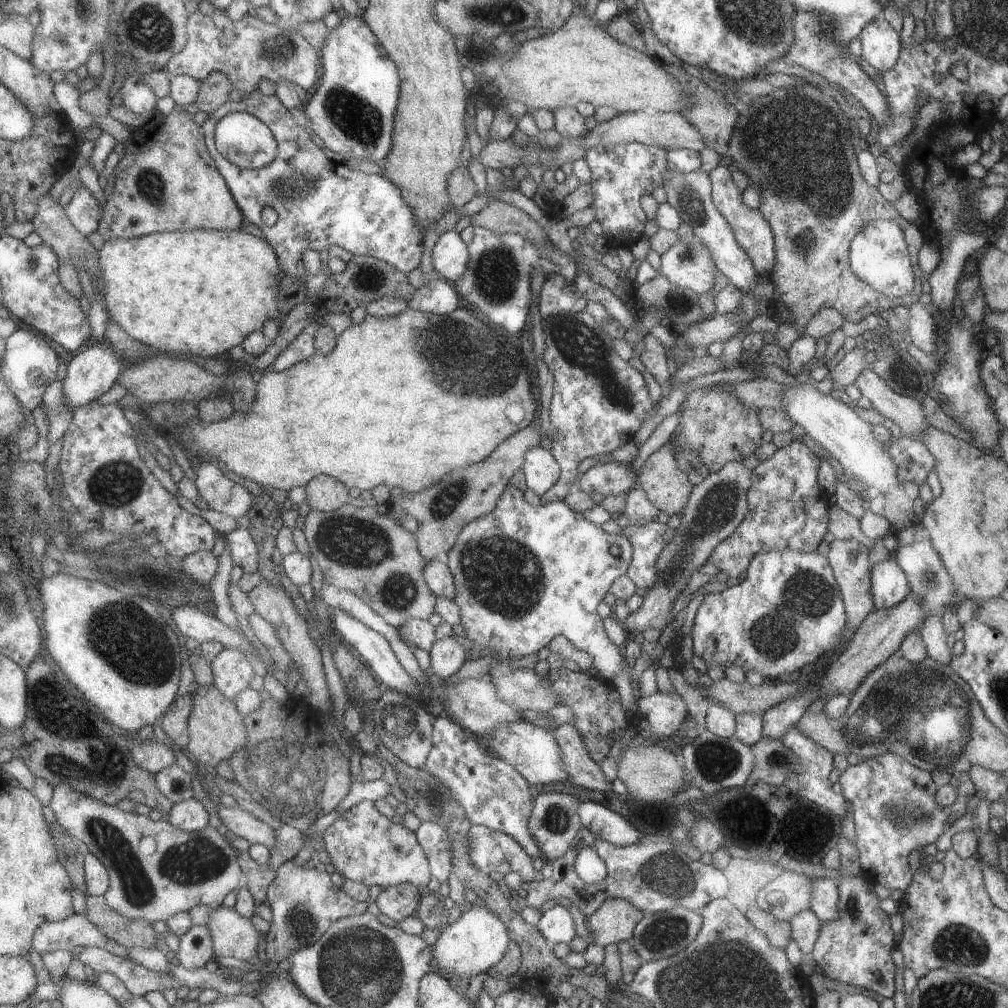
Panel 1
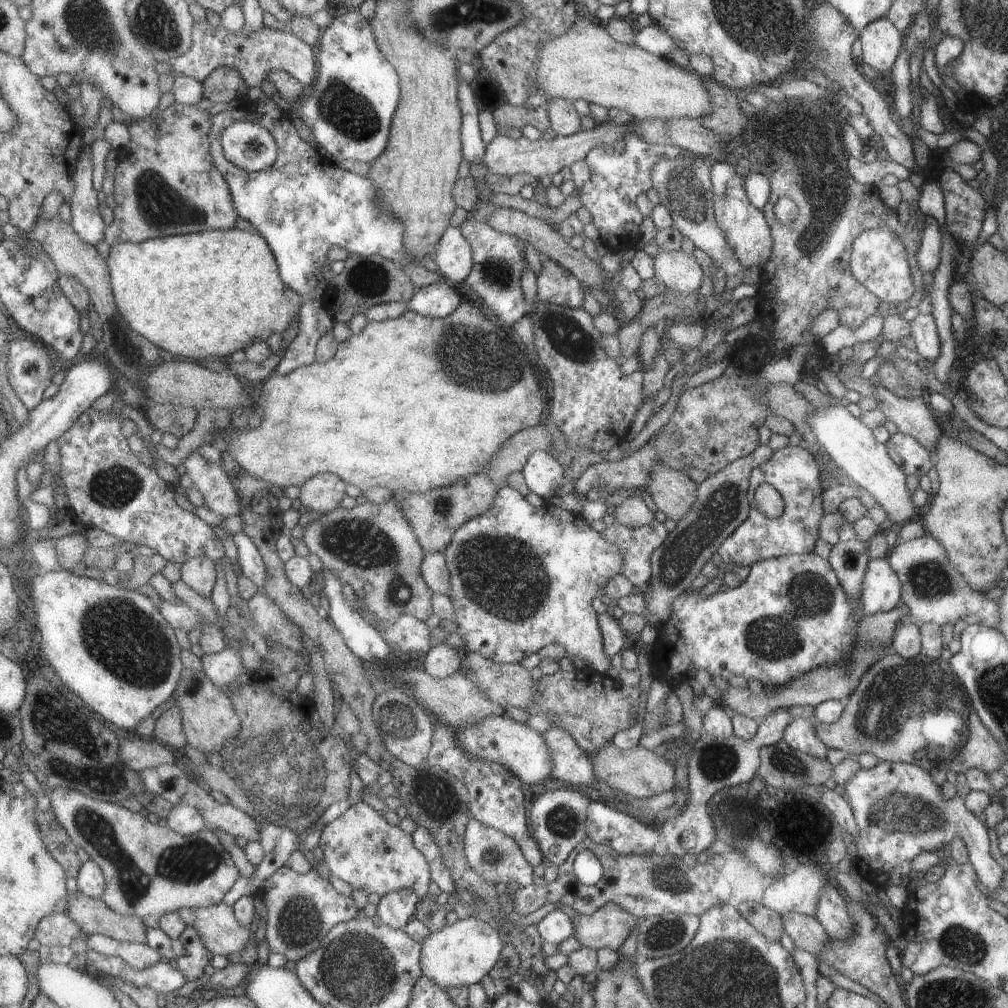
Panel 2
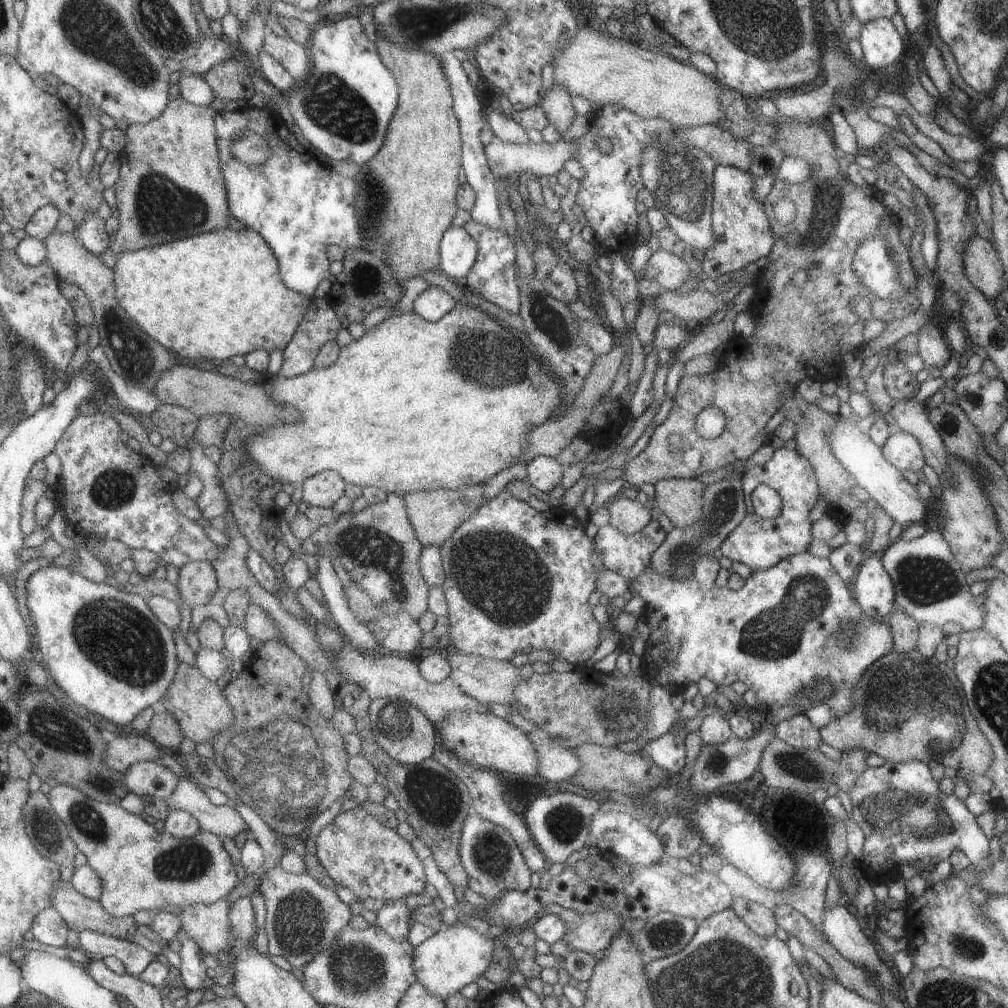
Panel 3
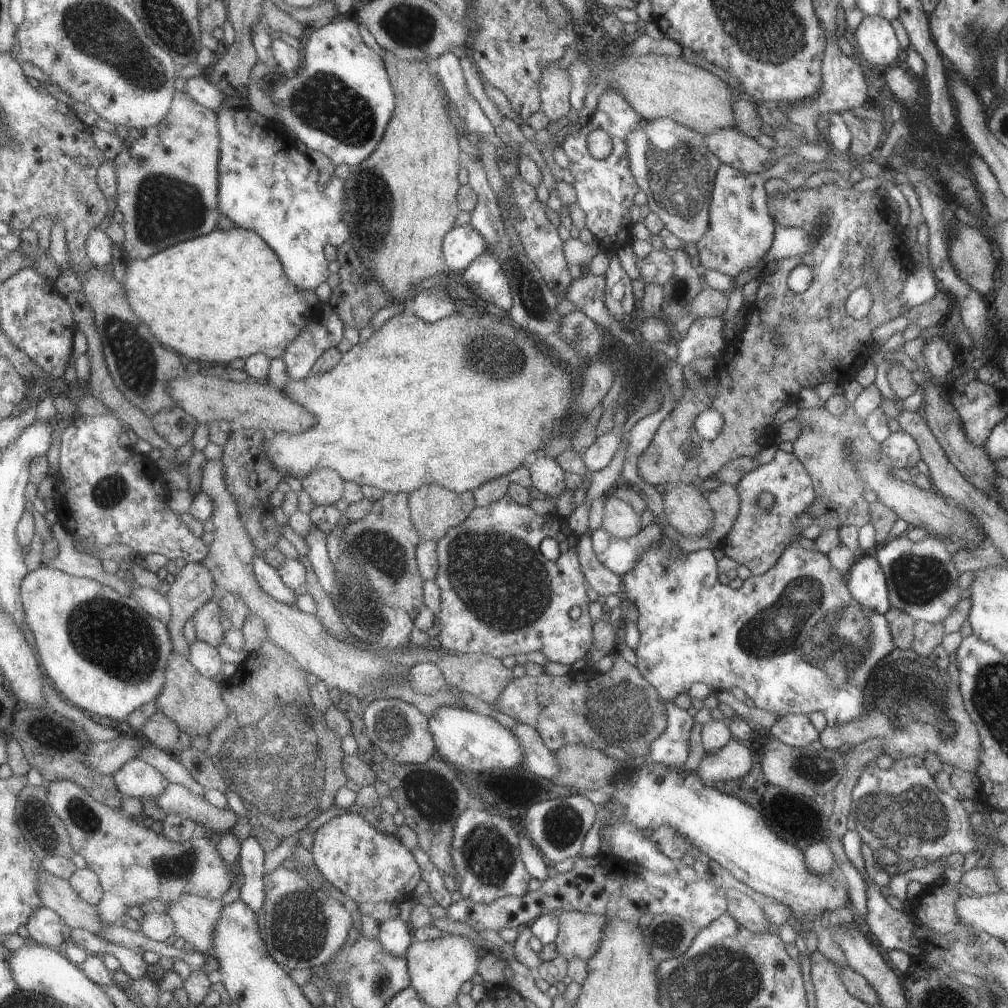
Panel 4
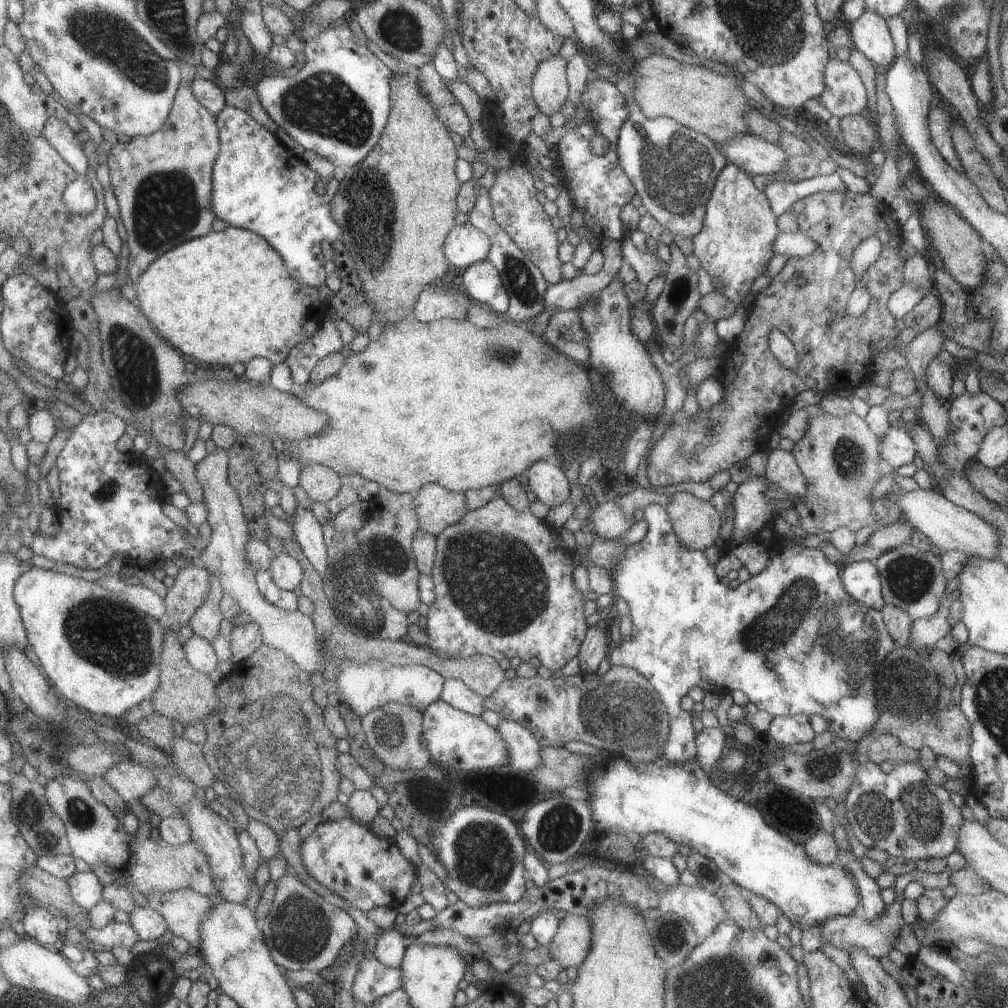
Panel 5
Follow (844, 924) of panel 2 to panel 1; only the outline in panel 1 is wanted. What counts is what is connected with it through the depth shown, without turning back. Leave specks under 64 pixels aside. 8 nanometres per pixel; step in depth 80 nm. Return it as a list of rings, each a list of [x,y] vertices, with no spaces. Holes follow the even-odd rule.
[[[823,877],[810,878],[810,910],[822,922],[839,916],[839,896],[836,881]]]

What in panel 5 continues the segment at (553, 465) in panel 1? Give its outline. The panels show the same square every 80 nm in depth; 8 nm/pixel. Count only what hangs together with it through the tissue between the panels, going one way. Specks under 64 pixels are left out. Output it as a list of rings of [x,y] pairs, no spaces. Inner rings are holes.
[[[546,460],[535,461],[524,472],[525,488],[545,506],[554,507],[565,503],[569,498],[570,489],[561,469]]]

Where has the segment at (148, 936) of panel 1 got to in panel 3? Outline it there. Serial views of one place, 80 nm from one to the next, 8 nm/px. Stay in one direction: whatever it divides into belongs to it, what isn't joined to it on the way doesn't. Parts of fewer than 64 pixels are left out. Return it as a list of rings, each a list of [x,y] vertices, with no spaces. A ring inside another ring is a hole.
[[[60,879],[52,884],[51,907],[64,918],[68,928],[76,932],[85,929],[125,940],[137,932],[131,915],[117,918],[109,916],[99,901],[81,896],[70,882]]]

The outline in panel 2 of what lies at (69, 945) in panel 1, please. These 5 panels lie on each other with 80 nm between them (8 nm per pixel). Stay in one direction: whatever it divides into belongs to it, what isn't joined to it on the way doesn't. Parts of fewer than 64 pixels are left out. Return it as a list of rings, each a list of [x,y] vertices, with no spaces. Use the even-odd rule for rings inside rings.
[[[65,913],[41,917],[35,930],[35,938],[40,945],[69,946],[73,938],[86,936]]]

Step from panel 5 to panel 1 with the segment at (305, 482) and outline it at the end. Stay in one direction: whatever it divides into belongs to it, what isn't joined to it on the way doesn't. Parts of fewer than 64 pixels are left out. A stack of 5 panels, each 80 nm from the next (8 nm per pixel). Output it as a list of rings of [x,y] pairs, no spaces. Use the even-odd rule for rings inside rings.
[[[317,475],[304,486],[304,501],[311,509],[332,511],[343,504],[349,504],[351,496],[348,488],[336,478]]]

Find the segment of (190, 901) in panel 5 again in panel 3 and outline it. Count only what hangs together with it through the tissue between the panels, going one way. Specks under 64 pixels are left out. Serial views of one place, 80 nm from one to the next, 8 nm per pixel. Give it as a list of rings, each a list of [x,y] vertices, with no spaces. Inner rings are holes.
[[[219,899],[209,904],[192,902],[179,907],[179,931],[191,939],[203,954],[213,955],[230,947],[229,904]]]

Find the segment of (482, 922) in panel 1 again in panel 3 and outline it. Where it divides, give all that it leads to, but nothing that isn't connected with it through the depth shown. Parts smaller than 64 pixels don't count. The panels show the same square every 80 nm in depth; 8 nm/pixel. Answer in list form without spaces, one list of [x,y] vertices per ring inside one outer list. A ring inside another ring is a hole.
[[[465,924],[453,925],[451,928],[436,931],[413,947],[412,967],[415,978],[429,994],[446,1001],[460,988],[474,982],[487,968],[492,950],[499,945],[497,939],[483,937]]]

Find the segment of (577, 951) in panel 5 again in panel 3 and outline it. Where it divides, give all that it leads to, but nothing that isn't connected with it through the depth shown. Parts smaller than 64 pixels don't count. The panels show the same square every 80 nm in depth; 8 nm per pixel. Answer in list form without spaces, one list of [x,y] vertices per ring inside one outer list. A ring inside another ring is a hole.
[[[549,905],[543,908],[542,914],[557,915],[561,918],[565,925],[564,935],[561,939],[567,944],[569,952],[581,951],[591,956],[595,954],[595,952],[599,952],[599,950],[605,950],[614,932],[628,925],[626,921],[618,917],[617,913],[611,913],[605,909],[601,909],[594,913],[579,914],[574,910],[561,908],[559,905]]]

